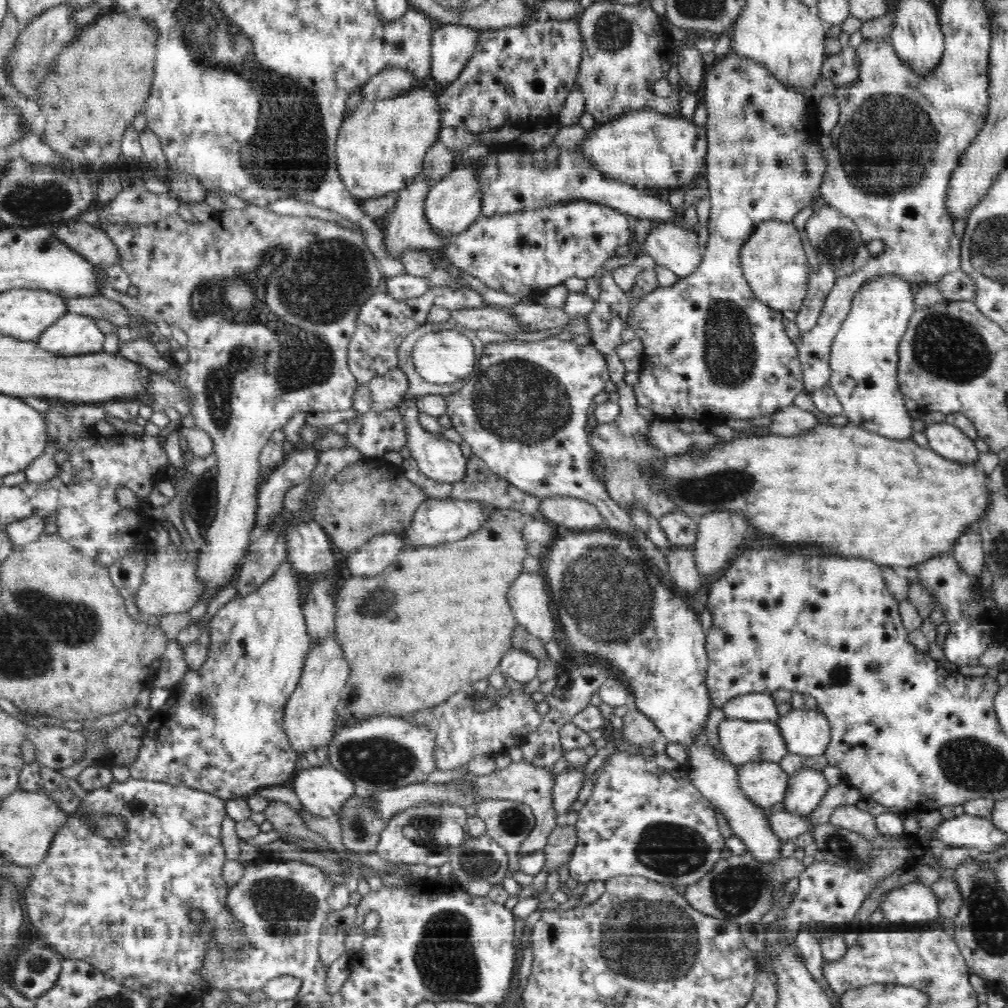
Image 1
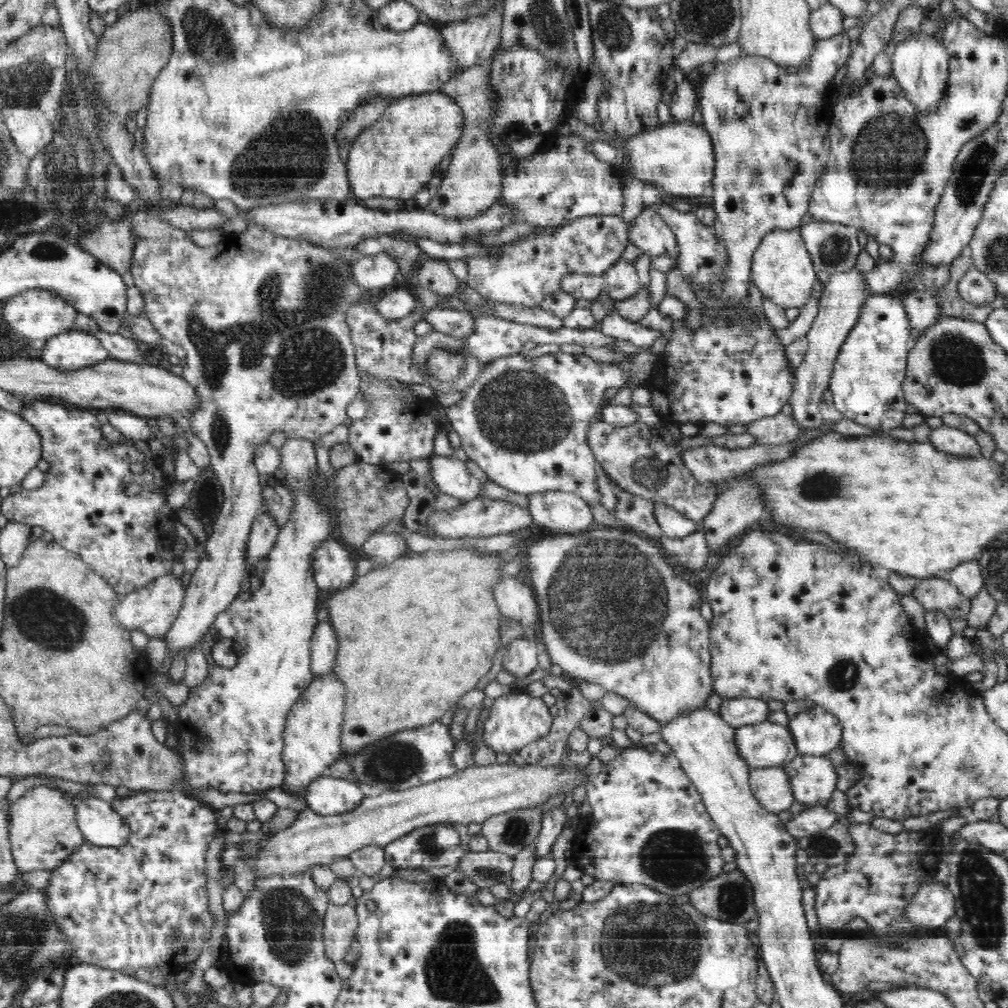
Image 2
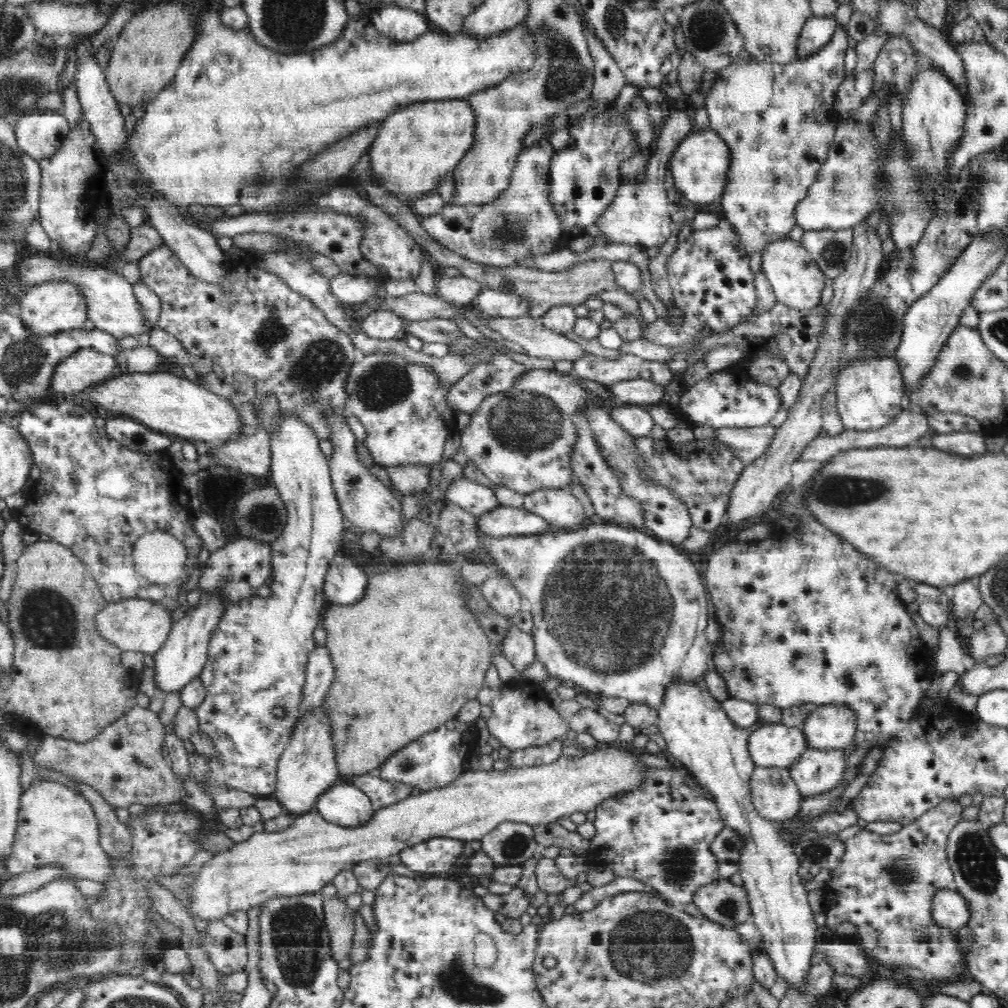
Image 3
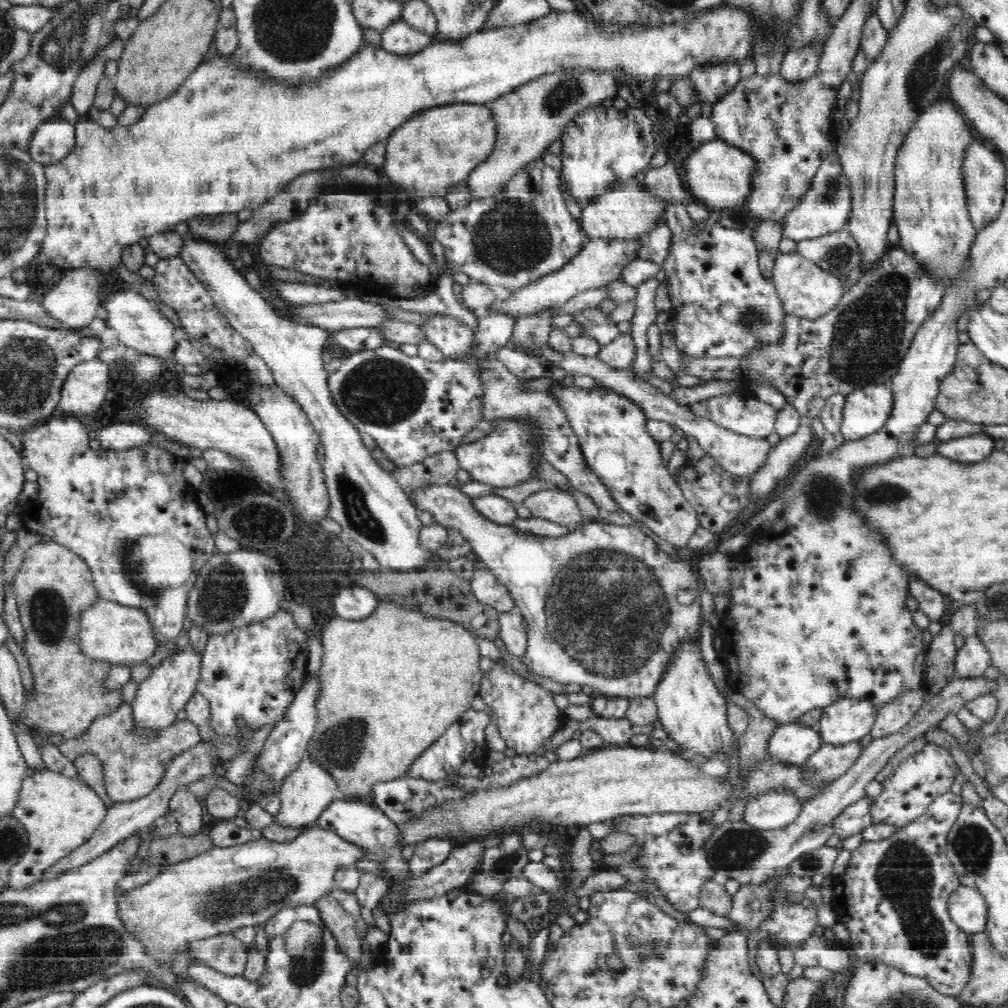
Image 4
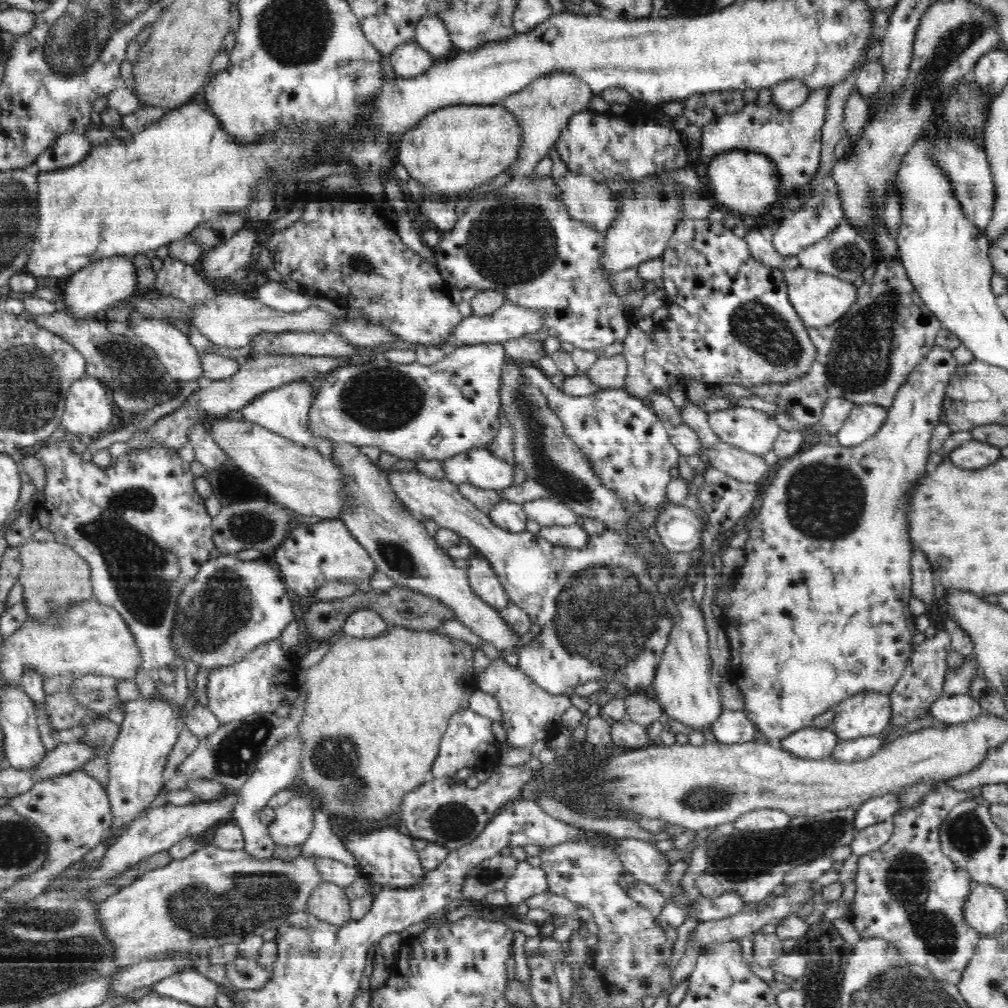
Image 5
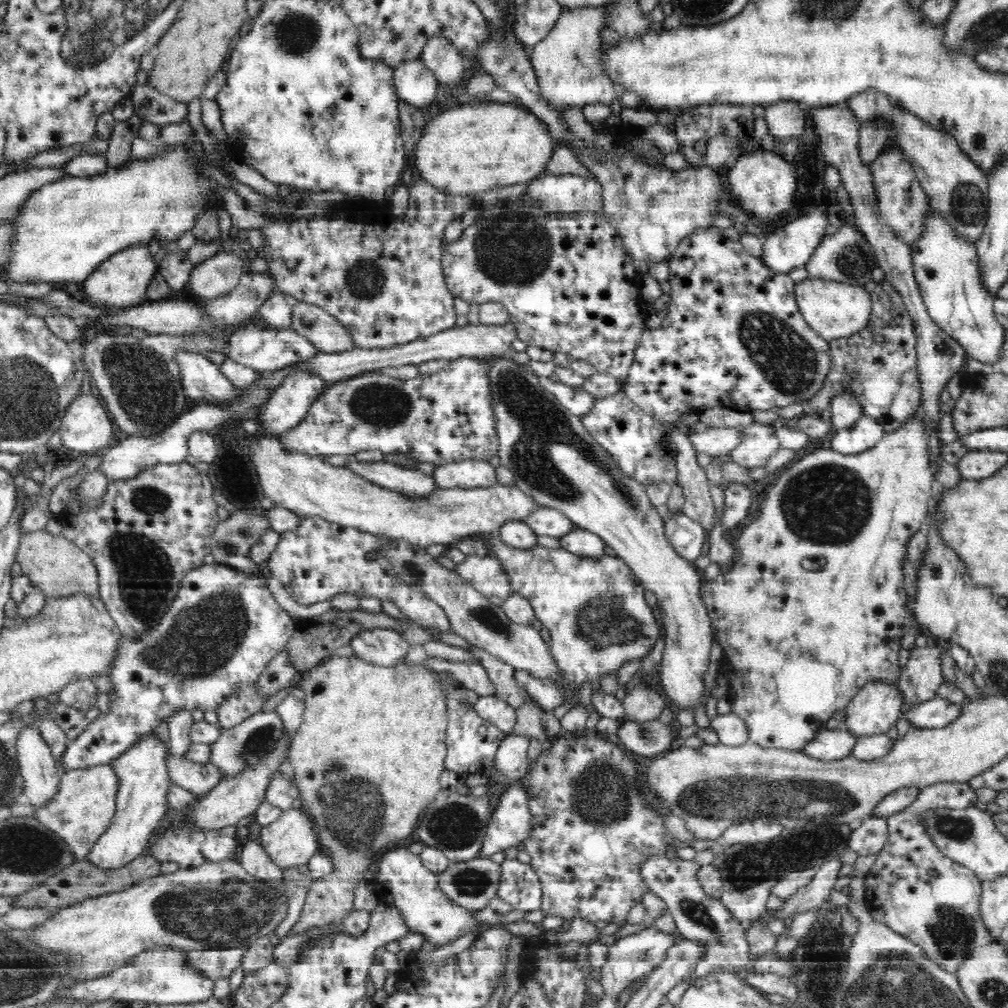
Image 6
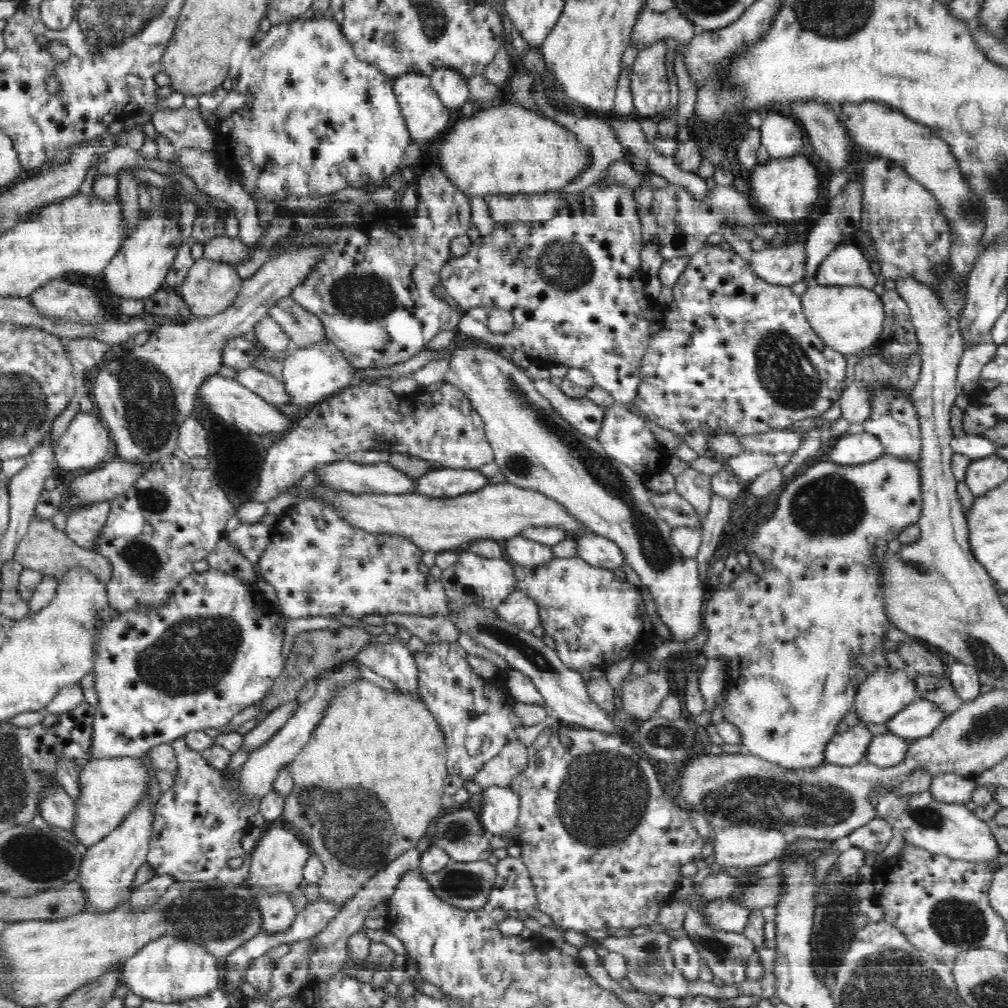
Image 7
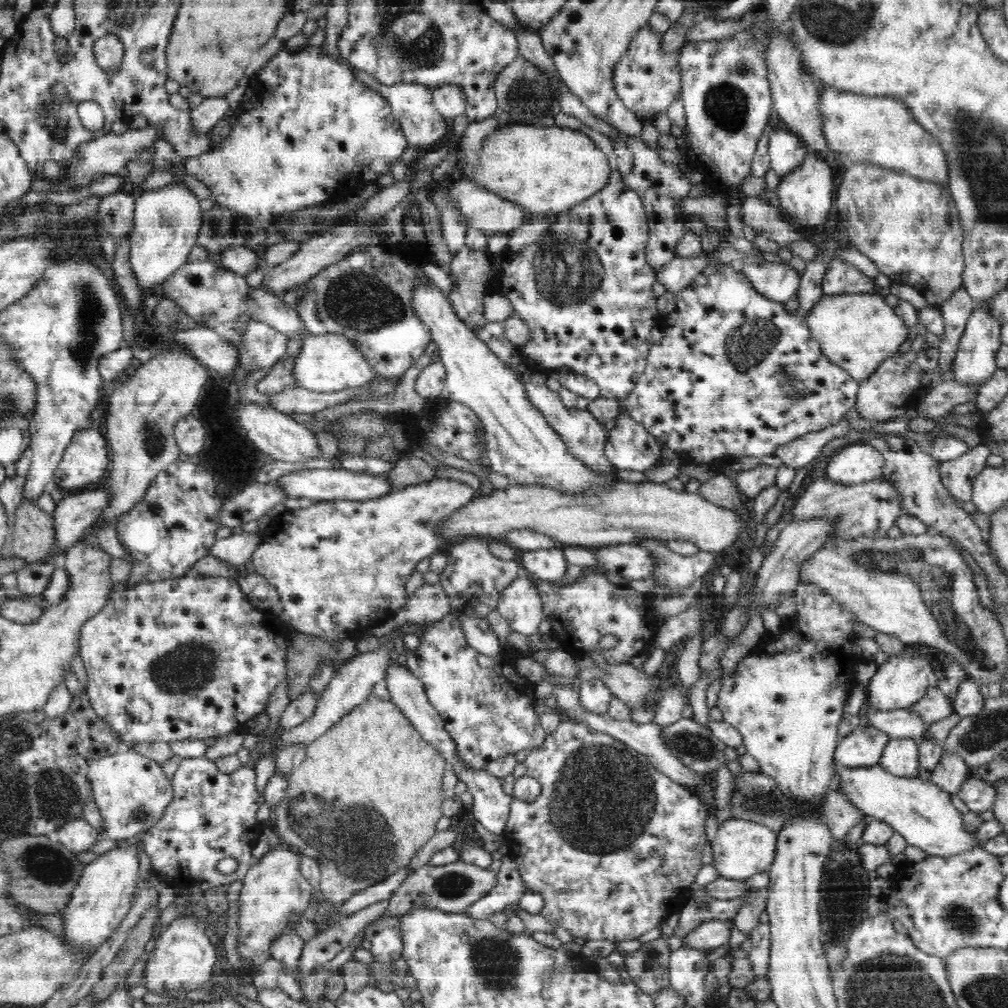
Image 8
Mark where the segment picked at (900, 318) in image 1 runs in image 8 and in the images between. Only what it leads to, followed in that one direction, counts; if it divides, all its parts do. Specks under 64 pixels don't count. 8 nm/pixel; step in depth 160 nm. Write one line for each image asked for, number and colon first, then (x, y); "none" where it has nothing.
2: (866, 380)
3: (870, 394)
4: (867, 409)
5: (863, 421)
6: (864, 434)
7: (851, 449)
8: (855, 464)

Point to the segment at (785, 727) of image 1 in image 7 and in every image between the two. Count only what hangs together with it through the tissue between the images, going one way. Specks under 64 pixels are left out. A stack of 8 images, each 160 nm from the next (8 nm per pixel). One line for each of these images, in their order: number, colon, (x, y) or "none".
2: (817, 732)
3: (829, 727)
4: (847, 720)
5: (864, 714)
6: (875, 708)
7: (885, 693)

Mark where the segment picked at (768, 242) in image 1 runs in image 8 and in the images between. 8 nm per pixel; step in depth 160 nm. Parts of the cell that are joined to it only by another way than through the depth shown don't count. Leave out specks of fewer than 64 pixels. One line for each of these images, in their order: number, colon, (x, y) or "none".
2: (782, 268)
3: (796, 280)
4: (806, 291)
5: (820, 299)
6: (833, 309)
7: (849, 319)
8: (856, 332)

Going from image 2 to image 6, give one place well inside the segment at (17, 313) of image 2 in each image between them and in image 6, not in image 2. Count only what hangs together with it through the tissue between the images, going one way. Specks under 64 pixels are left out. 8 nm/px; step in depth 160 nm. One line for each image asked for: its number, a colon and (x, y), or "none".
3: (49, 307)
4: (73, 300)
5: (97, 287)
6: (122, 280)

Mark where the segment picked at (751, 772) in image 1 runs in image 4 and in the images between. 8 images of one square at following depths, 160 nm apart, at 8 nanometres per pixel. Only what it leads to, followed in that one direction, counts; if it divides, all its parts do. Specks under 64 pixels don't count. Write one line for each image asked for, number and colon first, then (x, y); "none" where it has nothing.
2: (771, 786)
3: (776, 797)
4: (775, 810)

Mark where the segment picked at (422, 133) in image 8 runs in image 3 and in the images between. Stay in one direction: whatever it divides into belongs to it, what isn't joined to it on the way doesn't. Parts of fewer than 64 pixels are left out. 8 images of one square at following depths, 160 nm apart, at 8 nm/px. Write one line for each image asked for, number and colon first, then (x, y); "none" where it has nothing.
3: (397, 23)
4: (402, 40)
5: (408, 60)
6: (415, 83)
7: (427, 119)

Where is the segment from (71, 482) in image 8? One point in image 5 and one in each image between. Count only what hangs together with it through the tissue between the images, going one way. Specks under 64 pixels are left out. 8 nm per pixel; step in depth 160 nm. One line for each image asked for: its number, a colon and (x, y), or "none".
5: (87, 411)
6: (85, 426)
7: (86, 441)

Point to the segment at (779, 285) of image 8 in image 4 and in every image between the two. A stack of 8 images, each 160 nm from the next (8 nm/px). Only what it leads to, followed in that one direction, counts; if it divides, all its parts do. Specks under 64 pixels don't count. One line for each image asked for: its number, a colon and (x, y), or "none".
4: (826, 207)
5: (822, 213)
6: (793, 245)
7: (785, 265)

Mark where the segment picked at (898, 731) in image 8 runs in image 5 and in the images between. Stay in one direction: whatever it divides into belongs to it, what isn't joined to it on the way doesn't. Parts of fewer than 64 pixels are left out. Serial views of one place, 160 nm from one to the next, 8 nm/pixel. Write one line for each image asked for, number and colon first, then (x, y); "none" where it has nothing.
5: (951, 709)
6: (937, 712)
7: (919, 719)

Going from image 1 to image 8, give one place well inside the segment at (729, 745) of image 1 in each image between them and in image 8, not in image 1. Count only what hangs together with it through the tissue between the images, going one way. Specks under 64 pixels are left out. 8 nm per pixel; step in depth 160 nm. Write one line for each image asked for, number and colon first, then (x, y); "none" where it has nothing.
2: (766, 744)
3: (778, 745)
4: (794, 742)
5: (813, 743)
6: (830, 745)
7: (848, 748)
8: (863, 748)

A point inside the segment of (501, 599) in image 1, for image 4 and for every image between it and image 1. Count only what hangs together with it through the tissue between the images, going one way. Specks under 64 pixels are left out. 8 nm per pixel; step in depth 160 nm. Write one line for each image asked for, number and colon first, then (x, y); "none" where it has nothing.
2: (414, 636)
3: (385, 694)
4: (382, 701)

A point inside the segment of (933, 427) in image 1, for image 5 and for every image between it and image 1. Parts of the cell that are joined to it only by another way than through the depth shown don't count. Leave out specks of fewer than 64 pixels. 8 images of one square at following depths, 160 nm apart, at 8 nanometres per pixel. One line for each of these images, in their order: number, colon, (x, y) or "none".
2: (952, 441)
3: (963, 444)
4: (974, 448)
5: (973, 454)

